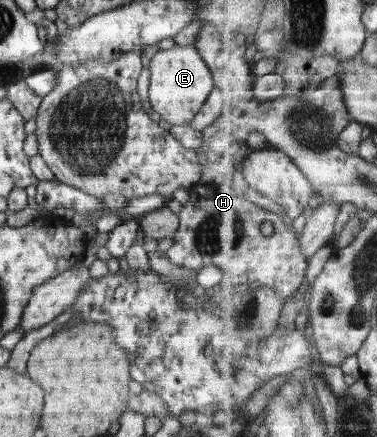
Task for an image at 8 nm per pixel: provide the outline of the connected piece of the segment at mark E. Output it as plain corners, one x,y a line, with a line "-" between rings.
175,44
172,48
158,50
150,59
150,84
147,100
158,115
162,124
188,125
208,99
214,89
214,77
204,57
194,45

